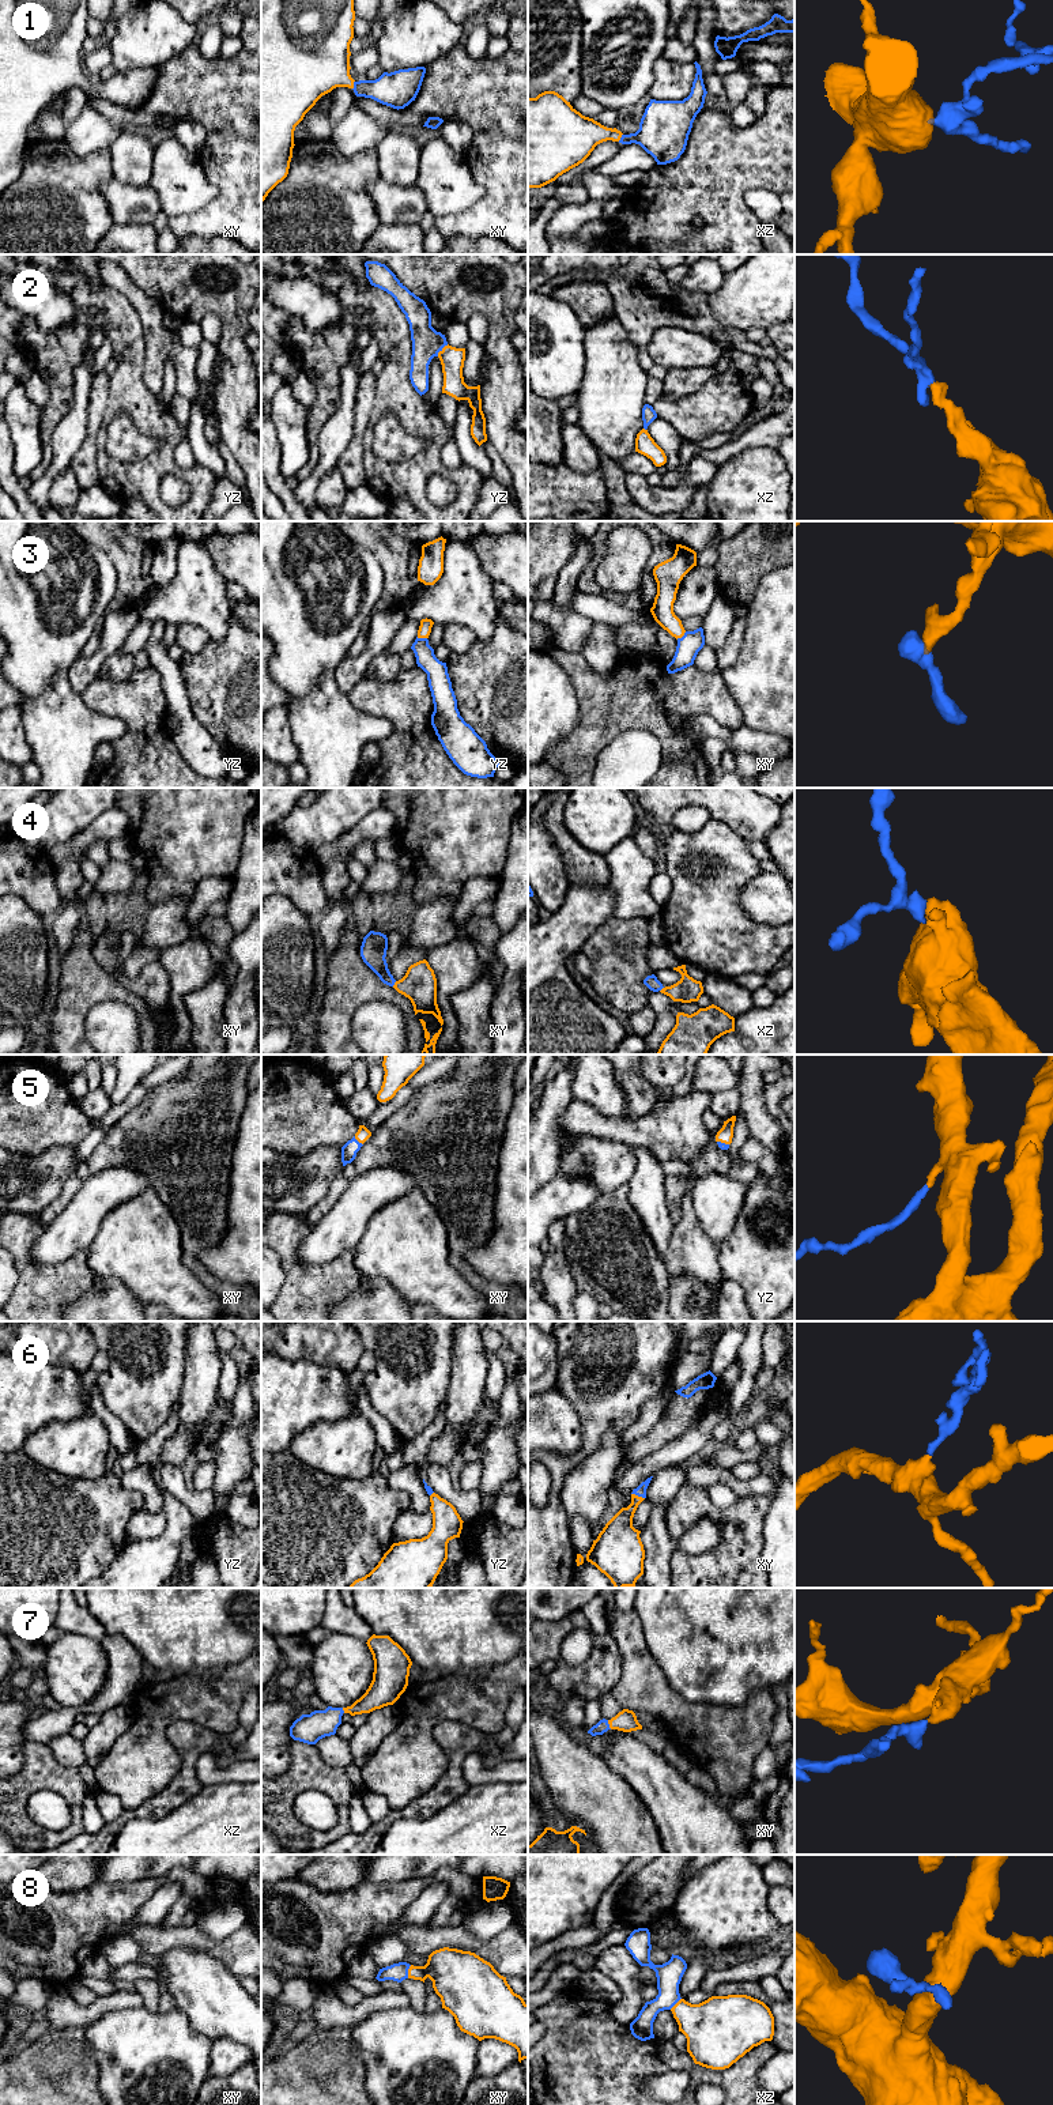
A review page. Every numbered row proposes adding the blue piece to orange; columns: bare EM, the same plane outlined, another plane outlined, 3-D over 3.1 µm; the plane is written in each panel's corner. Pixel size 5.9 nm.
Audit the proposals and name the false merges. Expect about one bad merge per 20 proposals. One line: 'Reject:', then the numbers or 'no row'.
Reject: no row

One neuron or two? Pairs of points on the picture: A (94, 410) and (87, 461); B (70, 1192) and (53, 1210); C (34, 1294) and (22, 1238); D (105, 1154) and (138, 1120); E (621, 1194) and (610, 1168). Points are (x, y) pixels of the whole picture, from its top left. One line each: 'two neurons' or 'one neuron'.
A: one neuron
B: one neuron
C: one neuron
D: one neuron
E: two neurons

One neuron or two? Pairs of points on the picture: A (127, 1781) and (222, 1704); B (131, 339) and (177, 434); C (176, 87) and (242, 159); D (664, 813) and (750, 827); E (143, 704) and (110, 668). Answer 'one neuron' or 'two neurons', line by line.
A: one neuron
B: one neuron
C: one neuron
D: one neuron
E: two neurons

